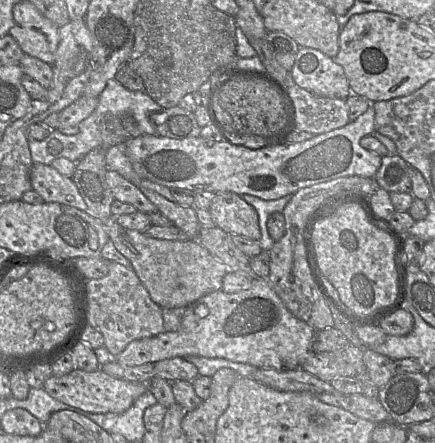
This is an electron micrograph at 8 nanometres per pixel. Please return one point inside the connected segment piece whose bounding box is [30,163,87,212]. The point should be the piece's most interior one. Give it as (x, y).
(52, 186)

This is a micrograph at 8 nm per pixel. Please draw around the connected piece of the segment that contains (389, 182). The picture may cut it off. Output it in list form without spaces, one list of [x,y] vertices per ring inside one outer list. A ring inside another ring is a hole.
[[[399,155],[382,157],[375,180],[388,192],[411,193],[410,165]]]

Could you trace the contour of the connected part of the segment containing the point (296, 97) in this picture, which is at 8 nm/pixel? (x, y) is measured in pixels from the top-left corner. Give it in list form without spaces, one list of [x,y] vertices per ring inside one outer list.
[[[297,84],[288,88],[288,92],[295,106],[298,131],[318,135],[350,122],[346,99],[321,97]]]

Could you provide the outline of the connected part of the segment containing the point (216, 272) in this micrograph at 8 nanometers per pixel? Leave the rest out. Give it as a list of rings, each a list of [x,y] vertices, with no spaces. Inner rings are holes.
[[[114,217],[99,219],[116,249],[130,260],[133,270],[145,286],[151,299],[162,308],[187,307],[203,295],[222,289],[222,282],[228,267],[214,257],[196,239],[161,240],[146,236],[143,232],[122,227]]]

